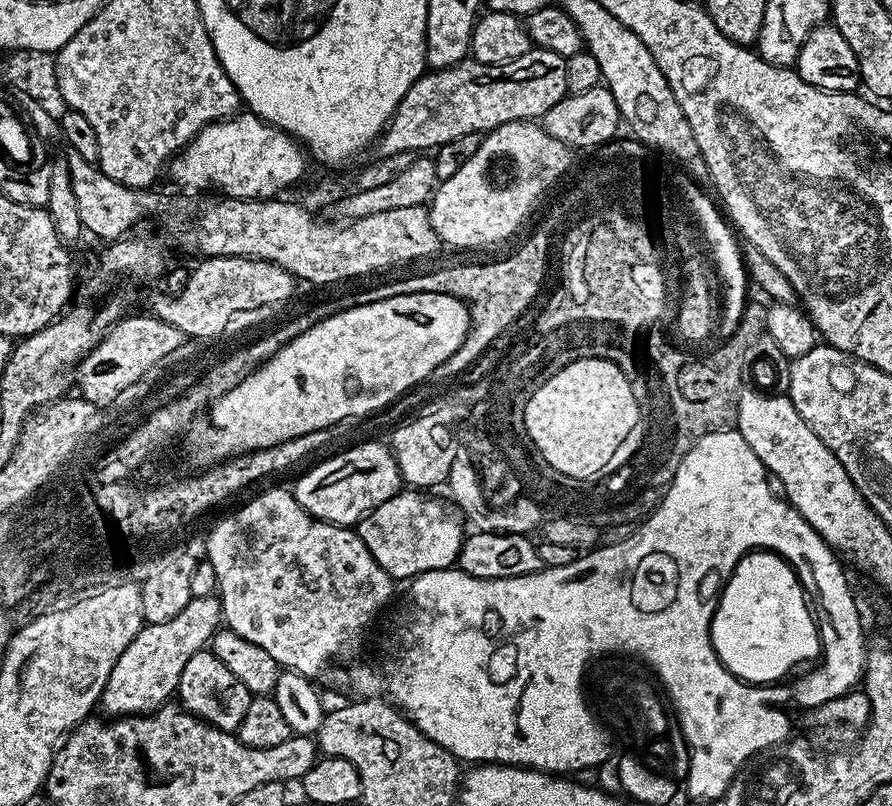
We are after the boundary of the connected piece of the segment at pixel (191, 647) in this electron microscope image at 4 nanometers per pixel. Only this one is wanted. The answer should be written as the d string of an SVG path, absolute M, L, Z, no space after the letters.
M215 595L193 596L170 622L145 624L134 642L122 650L118 662L114 662L114 670L110 670L110 678L100 695L99 707L105 708L109 712L105 713L112 718L138 716L164 707L180 687L180 675L186 670L186 662L209 647L221 624L220 601Z

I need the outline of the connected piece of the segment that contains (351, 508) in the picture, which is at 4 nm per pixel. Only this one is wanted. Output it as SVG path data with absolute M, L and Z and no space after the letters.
M368 440L365 444L356 444L329 460L313 466L309 472L304 472L296 480L294 495L298 506L308 512L315 520L324 520L328 524L356 526L368 513L381 506L387 499L394 498L402 491L400 471L396 459L392 456L391 447L387 443L379 444L376 440Z

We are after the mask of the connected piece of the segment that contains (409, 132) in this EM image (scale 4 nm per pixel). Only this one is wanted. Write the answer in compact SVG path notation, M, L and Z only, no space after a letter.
M533 46L526 54L522 54L522 58L514 58L514 62L505 64L483 64L465 58L448 68L425 71L424 75L413 82L410 90L406 90L402 102L398 102L388 127L379 137L378 152L380 156L393 156L399 152L424 154L427 153L424 152L427 148L435 150L446 142L454 142L454 138L462 138L462 134L487 134L506 122L536 122L543 118L550 106L554 106L554 102L567 95L566 59L545 48Z

